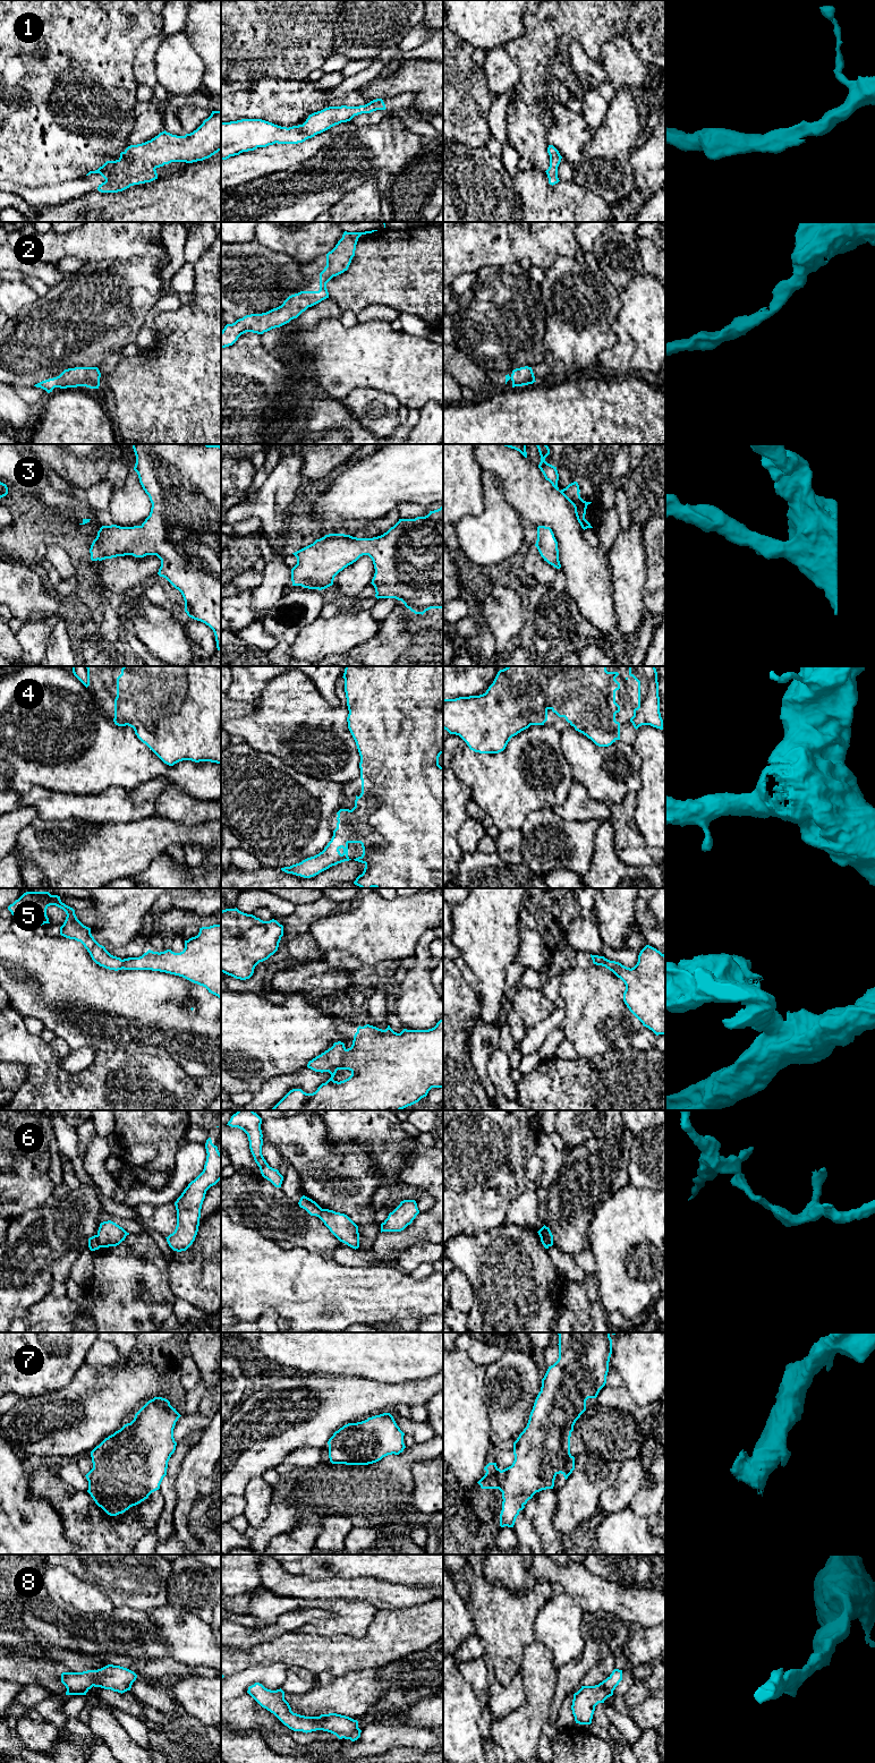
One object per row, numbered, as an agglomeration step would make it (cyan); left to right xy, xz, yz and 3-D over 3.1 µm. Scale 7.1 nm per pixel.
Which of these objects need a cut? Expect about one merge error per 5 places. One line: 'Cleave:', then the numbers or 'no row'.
Cleave: 6

